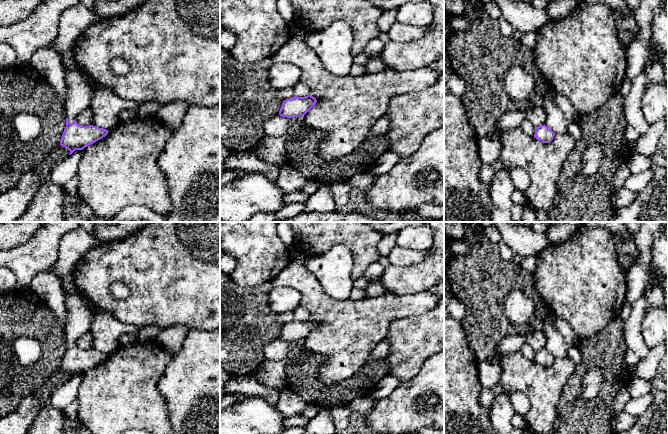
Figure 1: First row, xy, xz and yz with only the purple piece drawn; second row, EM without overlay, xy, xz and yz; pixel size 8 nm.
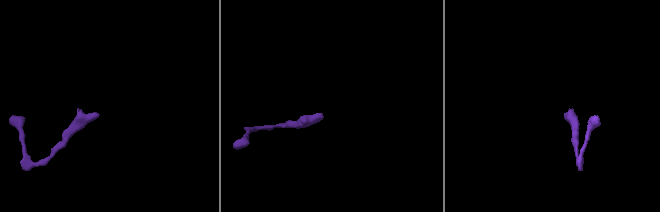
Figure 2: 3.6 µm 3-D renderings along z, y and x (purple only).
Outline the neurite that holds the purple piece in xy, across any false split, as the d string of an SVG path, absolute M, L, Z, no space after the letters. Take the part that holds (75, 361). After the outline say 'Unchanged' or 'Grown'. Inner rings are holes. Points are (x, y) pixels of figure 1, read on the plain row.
M65 292L67 324L64 328L66 351L60 369L70 375L83 374L108 358L108 354L93 349L81 350L76 340L90 331L93 321L92 312L87 300L70 292Z. Grown

